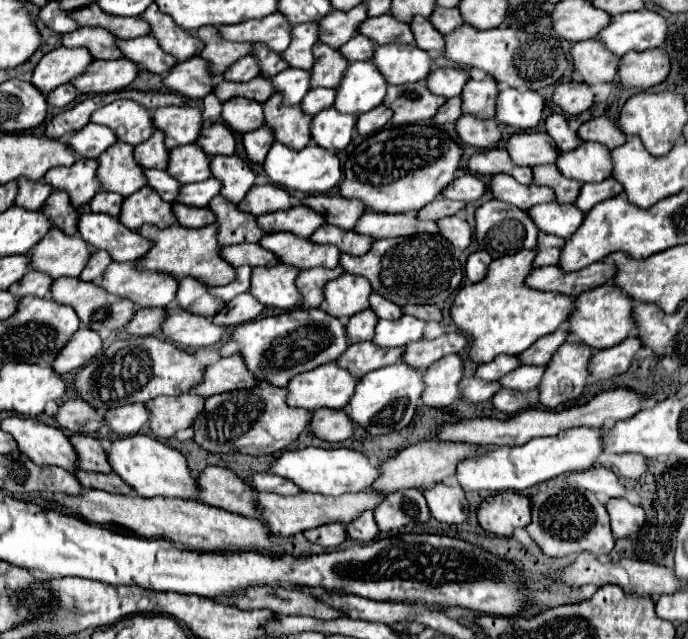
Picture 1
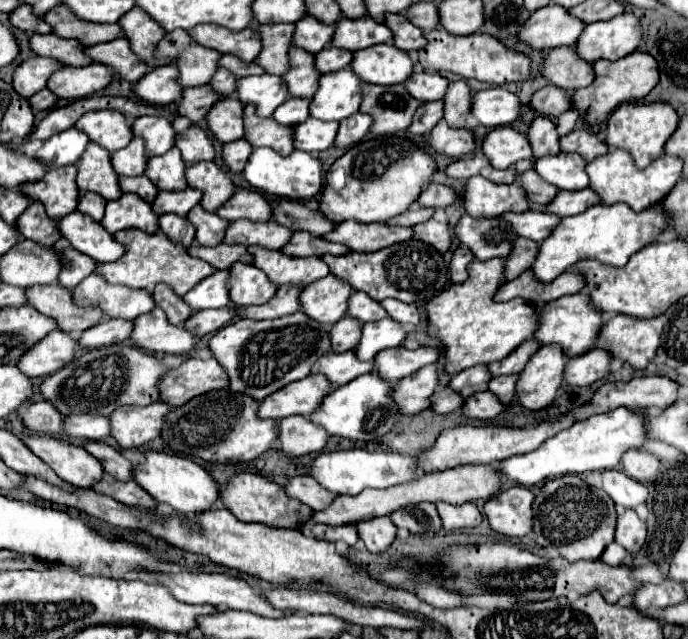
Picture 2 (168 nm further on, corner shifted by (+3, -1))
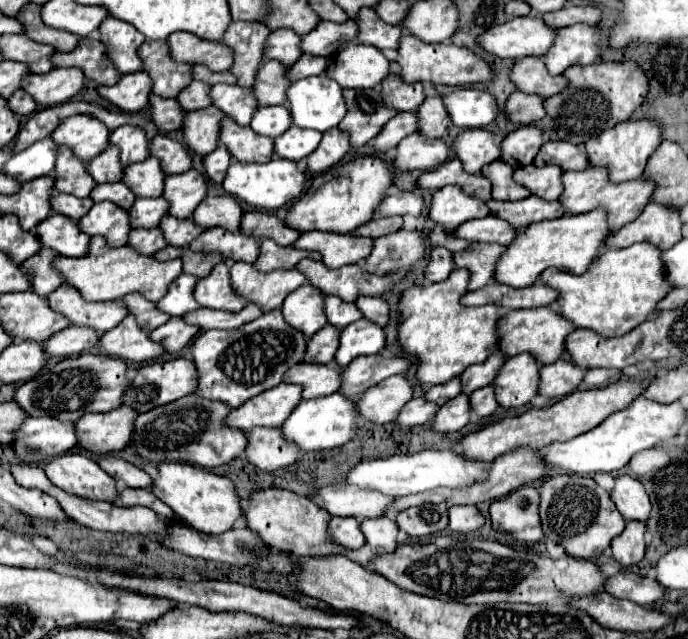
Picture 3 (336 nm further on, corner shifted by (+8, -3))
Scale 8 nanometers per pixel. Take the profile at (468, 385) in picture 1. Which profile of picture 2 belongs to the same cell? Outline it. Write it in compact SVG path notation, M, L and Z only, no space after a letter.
M441 387L433 393L431 409L437 413L451 413L453 409L461 409L463 403L465 403L465 397L461 397L461 393L457 393L449 387Z

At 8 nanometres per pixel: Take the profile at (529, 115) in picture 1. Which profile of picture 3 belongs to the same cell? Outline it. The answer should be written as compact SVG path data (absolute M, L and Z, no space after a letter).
M458 89L442 95L442 103L448 111L452 125L474 129L486 127L496 117L496 101L490 93L480 93L480 89Z

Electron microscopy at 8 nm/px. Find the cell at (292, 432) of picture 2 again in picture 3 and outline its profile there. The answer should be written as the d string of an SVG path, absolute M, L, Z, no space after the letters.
M256 427L246 433L248 445L244 449L244 459L254 467L272 473L300 459L296 445L286 443L282 433L274 427Z

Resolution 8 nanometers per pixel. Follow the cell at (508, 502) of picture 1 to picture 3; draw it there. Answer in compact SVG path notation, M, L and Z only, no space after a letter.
M524 485L490 505L490 519L496 531L506 531L518 541L540 541L544 537L538 515L540 493L532 485Z

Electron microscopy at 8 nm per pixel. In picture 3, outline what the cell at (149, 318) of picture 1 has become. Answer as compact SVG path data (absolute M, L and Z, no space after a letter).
M70 325L64 331L58 331L56 335L52 335L48 341L44 341L42 347L48 357L70 357L96 347L98 337L100 335L90 327Z

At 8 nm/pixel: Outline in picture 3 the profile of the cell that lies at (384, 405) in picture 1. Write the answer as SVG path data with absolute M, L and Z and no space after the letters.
M332 393L326 397L300 401L294 407L292 415L288 415L288 419L282 423L280 431L284 439L288 443L294 443L300 451L326 451L348 443L358 427L360 427L360 419L356 415L356 403L342 397L340 393Z

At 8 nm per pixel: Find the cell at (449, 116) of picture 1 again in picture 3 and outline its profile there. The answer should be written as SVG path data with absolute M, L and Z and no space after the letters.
M398 113L384 125L384 131L380 131L380 135L376 135L372 147L374 147L374 151L386 153L386 151L394 149L402 141L402 137L406 137L414 131L416 131L416 115Z

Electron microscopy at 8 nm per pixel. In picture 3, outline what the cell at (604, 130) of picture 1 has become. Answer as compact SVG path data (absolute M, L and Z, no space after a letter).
M548 141L540 147L533 163L537 167L560 165L564 171L582 171L588 167L588 157L568 141Z

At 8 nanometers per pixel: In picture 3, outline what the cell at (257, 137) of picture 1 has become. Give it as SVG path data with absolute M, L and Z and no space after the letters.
M218 145L212 153L208 153L208 155L204 157L206 175L208 175L214 183L222 183L230 161L232 161L232 155L228 155L228 149L224 149L224 145Z

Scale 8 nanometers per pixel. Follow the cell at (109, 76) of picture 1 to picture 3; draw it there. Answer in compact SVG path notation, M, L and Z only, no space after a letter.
M52 69L44 75L24 75L22 89L38 103L38 107L58 105L76 95L84 85L84 75L80 69Z

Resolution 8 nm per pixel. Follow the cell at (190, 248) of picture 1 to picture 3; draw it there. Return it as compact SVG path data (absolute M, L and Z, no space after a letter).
M92 237L88 255L84 257L56 257L54 269L60 273L66 285L72 285L80 291L86 301L116 301L128 293L140 293L148 301L158 301L168 291L168 285L182 273L182 261L156 261L154 257L140 255L130 247L110 249L104 243L104 237Z

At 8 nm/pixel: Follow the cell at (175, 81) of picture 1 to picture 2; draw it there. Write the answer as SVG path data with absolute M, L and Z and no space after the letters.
M171 63L149 71L143 79L139 79L133 85L133 91L137 97L141 97L147 103L167 105L181 99L183 87L177 85L177 67Z

